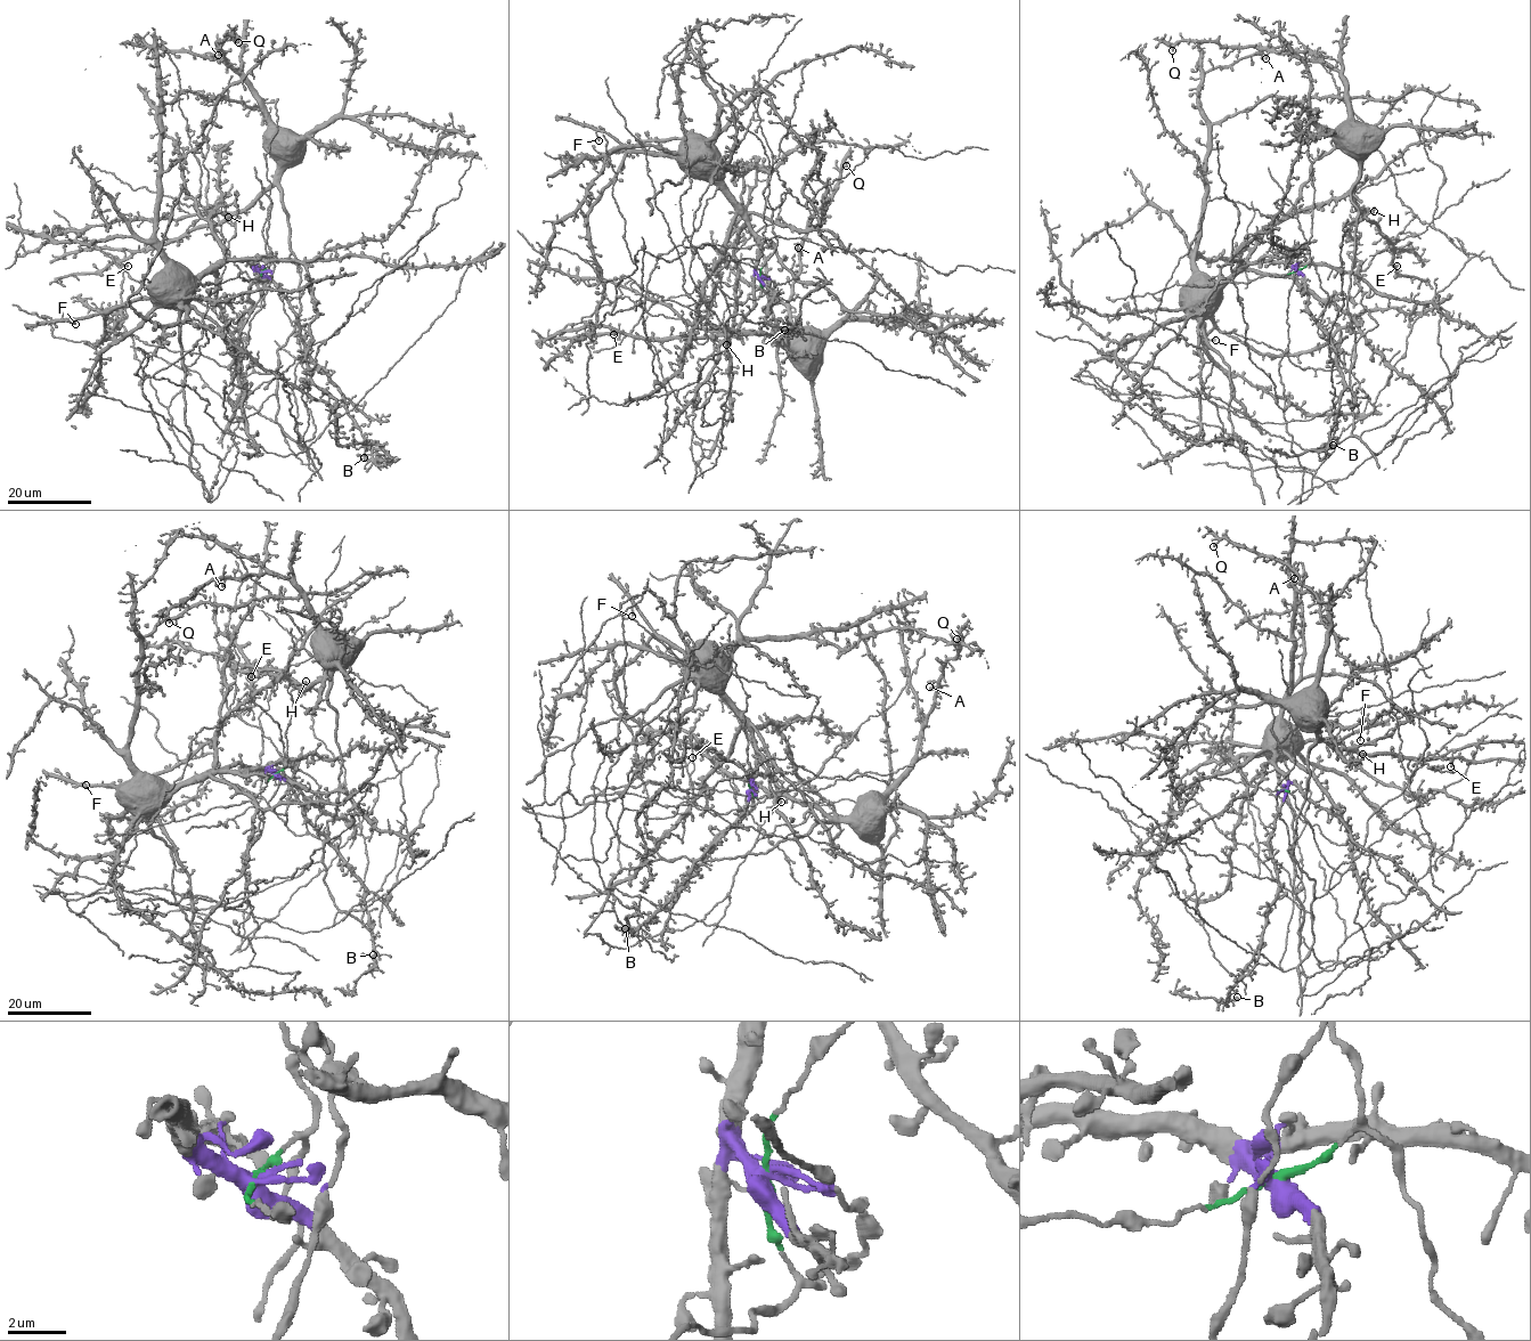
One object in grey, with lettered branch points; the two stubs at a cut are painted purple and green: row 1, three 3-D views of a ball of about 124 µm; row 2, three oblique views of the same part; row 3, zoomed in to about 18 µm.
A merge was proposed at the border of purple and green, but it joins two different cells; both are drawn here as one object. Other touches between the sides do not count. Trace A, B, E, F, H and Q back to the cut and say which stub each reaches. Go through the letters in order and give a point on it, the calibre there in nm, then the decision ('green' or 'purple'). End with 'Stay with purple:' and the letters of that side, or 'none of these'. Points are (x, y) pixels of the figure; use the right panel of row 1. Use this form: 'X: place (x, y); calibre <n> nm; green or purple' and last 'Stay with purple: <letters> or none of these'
A: place (1265, 58); calibre 400 nm; green
B: place (1333, 445); calibre 500 nm; purple
E: place (1397, 266); calibre 320 nm; green
F: place (1215, 340); calibre 360 nm; purple
H: place (1374, 211); calibre 380 nm; green
Q: place (1172, 50); calibre 400 nm; green
Stay with purple: B, F

